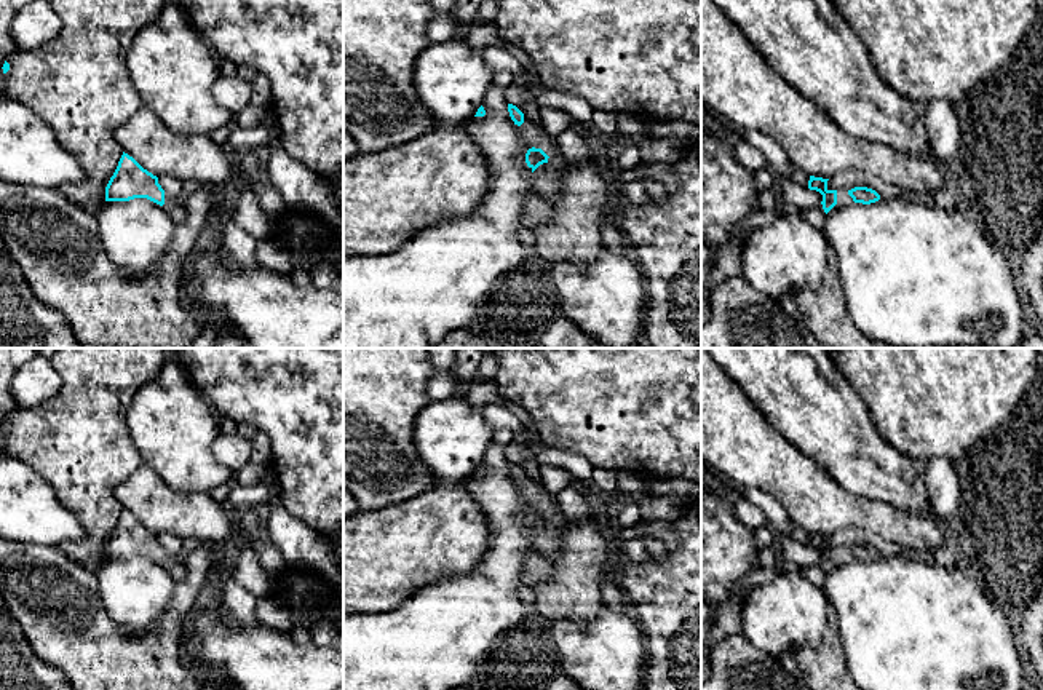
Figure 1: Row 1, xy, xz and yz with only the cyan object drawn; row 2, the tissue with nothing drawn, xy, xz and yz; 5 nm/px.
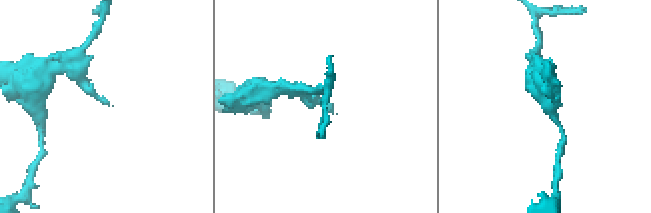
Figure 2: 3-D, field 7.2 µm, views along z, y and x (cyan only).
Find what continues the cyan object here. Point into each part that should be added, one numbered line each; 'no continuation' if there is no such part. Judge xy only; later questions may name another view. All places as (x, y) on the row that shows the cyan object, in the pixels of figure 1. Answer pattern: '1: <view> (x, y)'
1: xy (174, 208)

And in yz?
1: yz (844, 198)

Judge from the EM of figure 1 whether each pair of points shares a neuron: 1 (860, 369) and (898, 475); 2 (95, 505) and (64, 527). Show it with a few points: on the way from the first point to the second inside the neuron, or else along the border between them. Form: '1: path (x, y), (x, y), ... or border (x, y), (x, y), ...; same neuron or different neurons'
1: border (868, 406), (874, 427), (895, 448), (916, 462); different neurons
2: border (53, 489), (58, 500), (82, 527), (82, 539); different neurons

